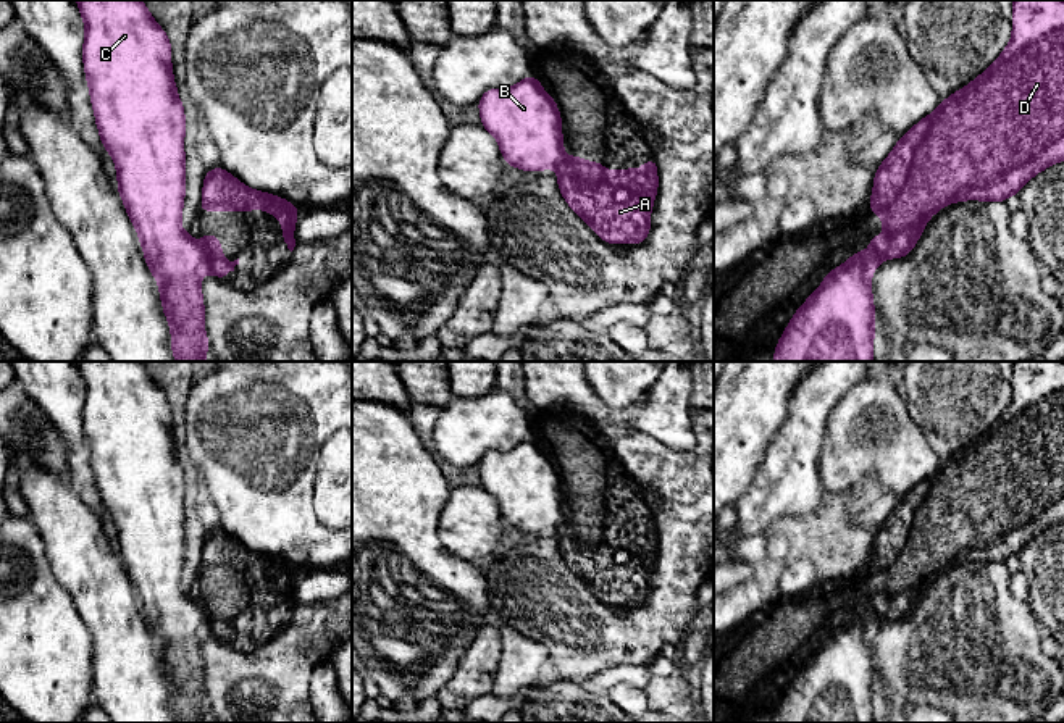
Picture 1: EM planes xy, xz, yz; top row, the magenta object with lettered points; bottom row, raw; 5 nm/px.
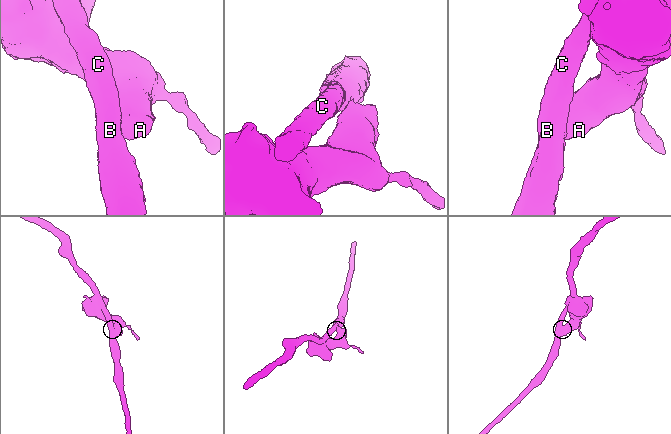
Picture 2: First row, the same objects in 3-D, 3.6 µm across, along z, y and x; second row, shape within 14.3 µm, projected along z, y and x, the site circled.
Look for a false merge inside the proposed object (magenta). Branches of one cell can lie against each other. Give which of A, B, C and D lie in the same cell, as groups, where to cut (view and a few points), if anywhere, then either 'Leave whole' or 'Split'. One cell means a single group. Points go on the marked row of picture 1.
Groups: A D / B C. Split along xy (199, 246), (204, 254), (205, 270). Split

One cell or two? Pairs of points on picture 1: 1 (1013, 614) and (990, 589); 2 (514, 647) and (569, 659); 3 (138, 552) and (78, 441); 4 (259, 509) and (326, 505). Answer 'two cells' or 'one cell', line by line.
1: one cell
2: two cells
3: one cell
4: two cells

